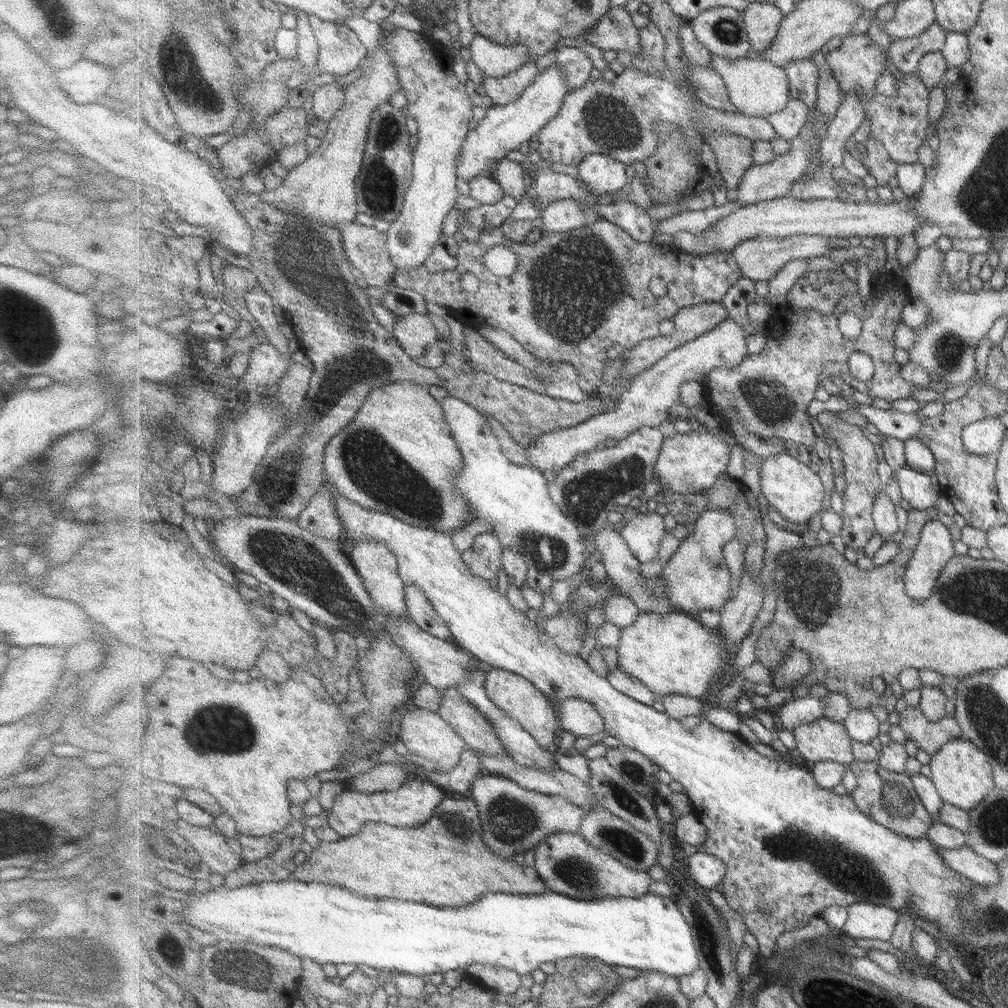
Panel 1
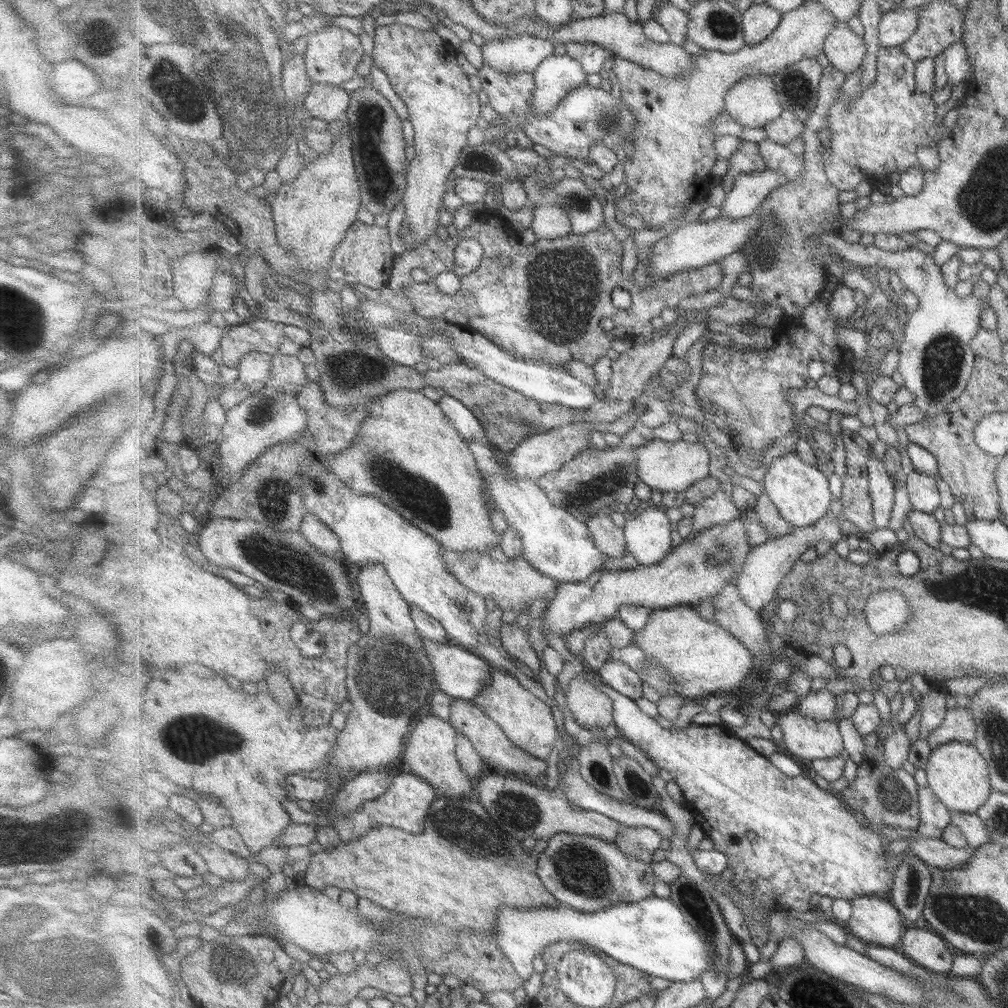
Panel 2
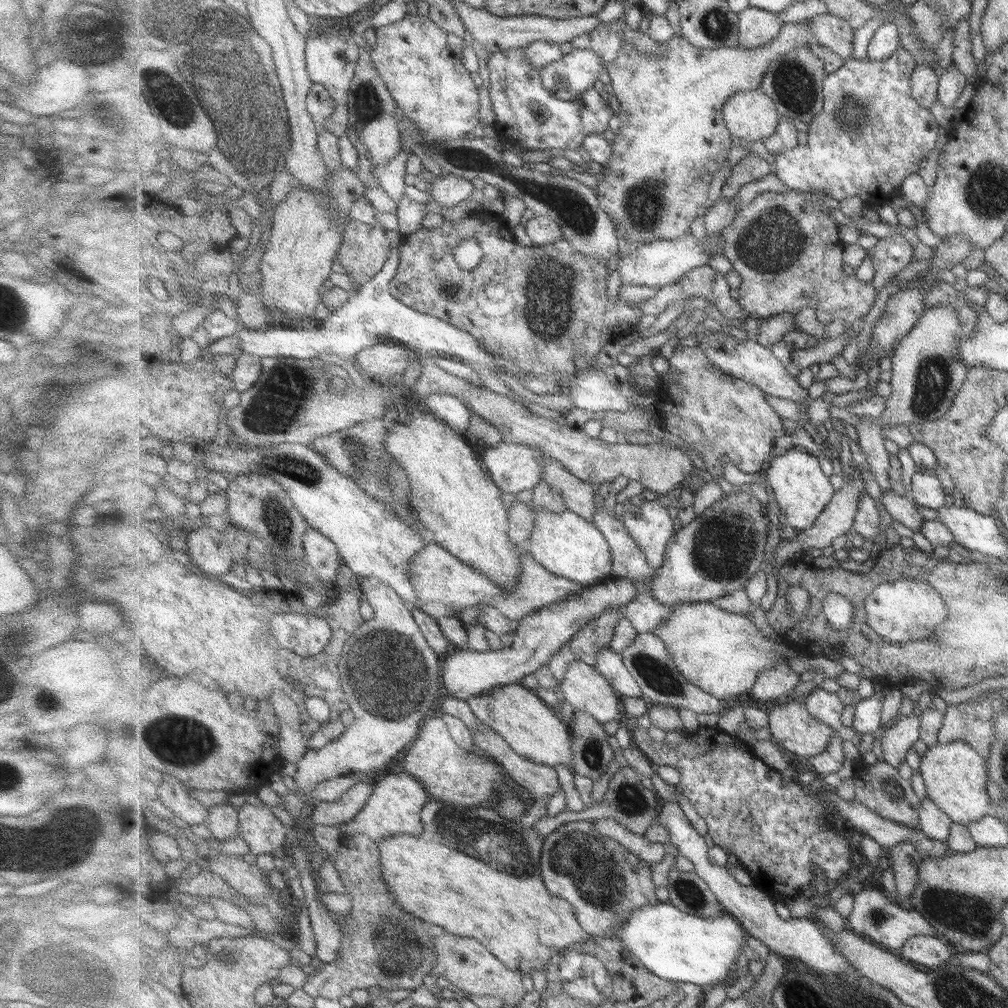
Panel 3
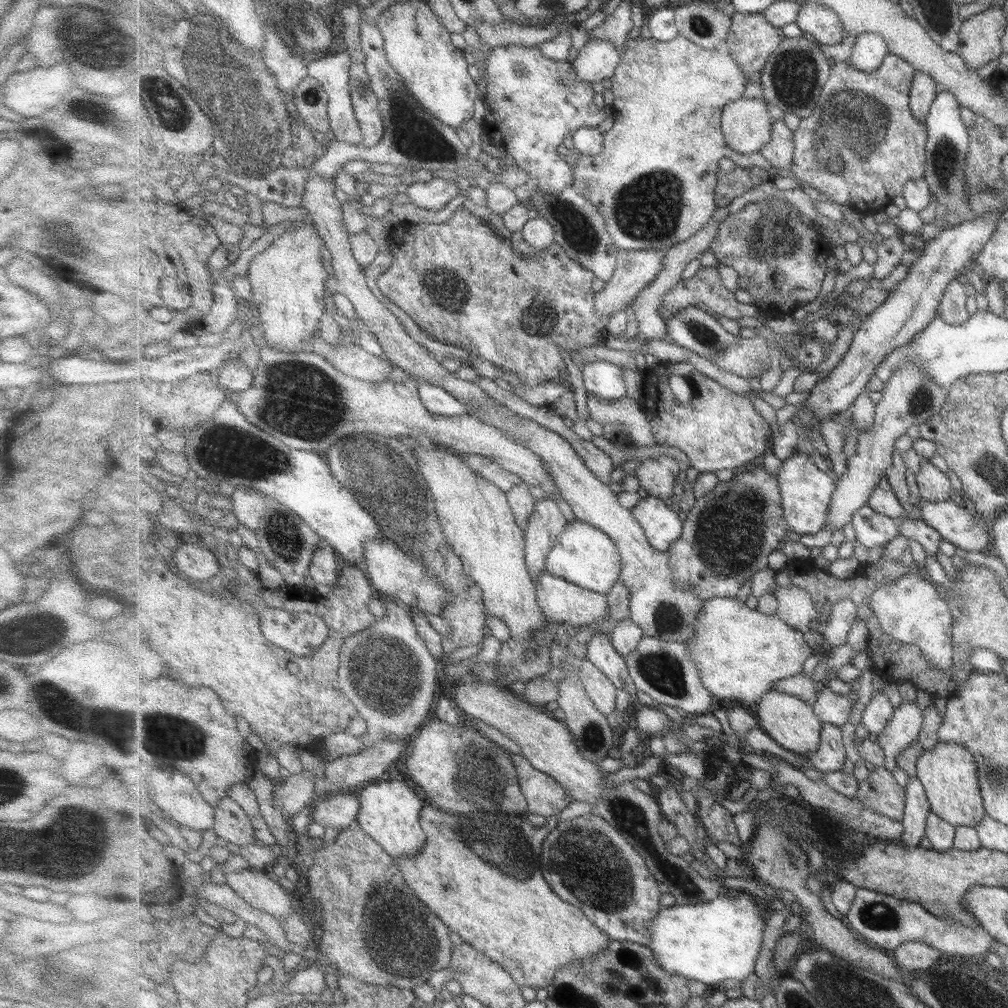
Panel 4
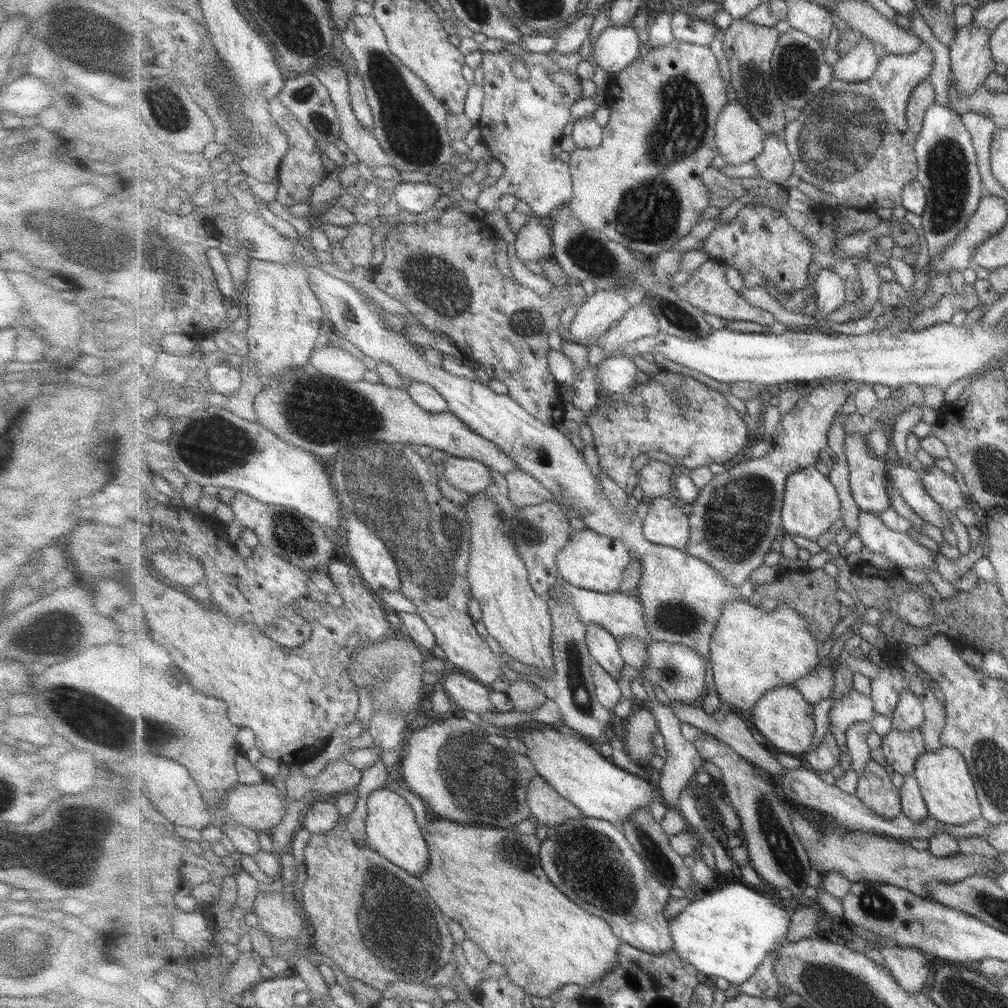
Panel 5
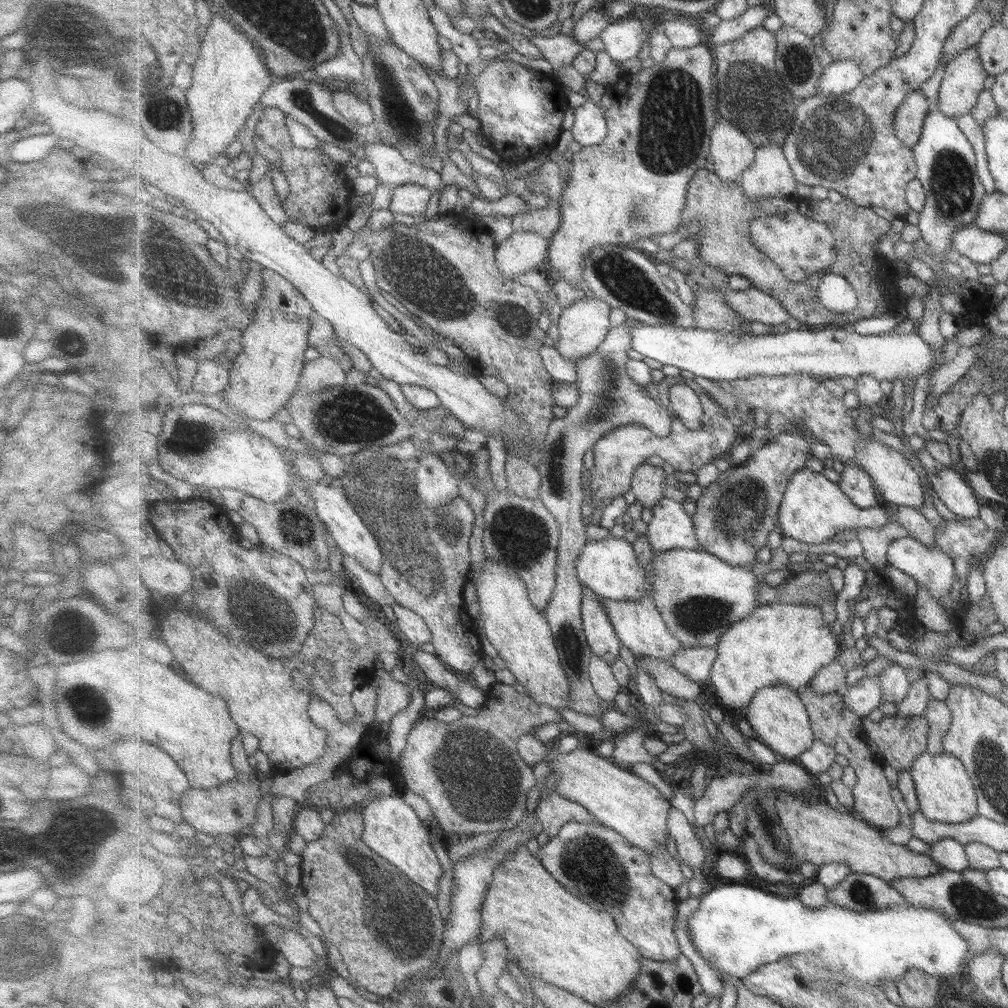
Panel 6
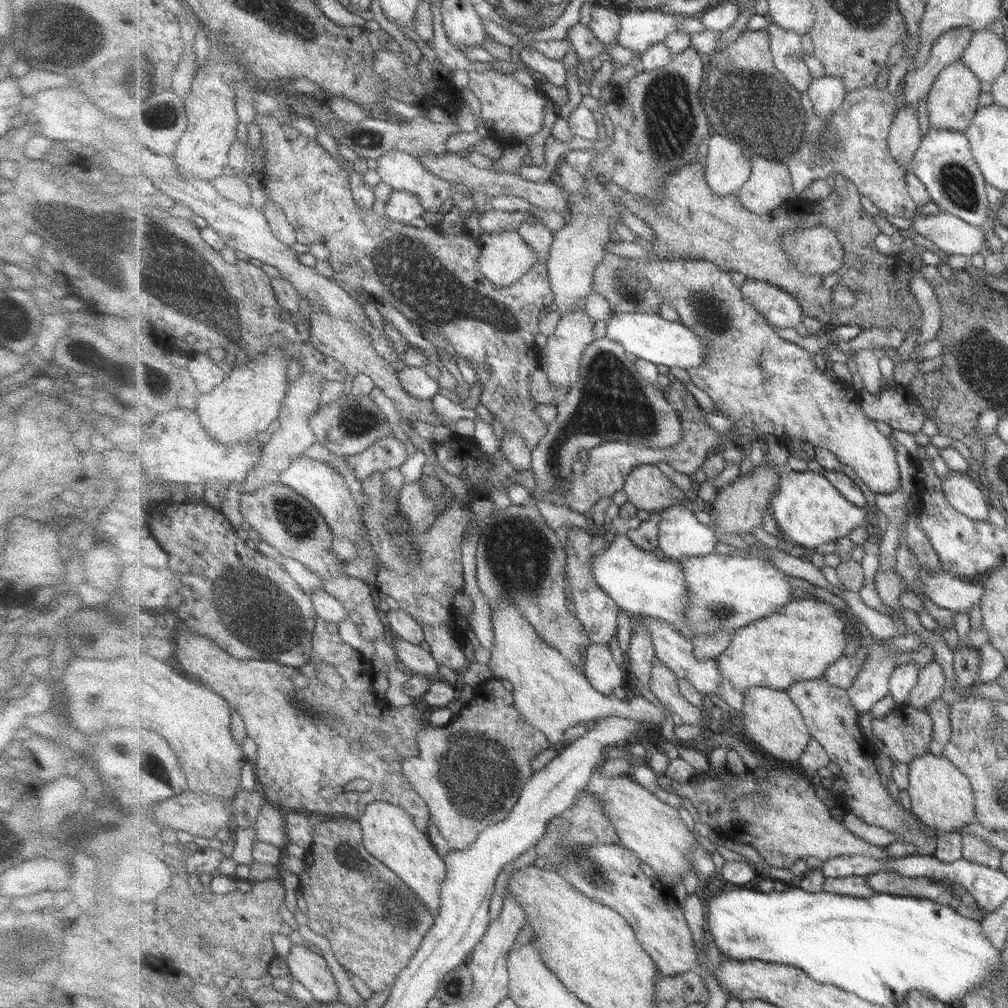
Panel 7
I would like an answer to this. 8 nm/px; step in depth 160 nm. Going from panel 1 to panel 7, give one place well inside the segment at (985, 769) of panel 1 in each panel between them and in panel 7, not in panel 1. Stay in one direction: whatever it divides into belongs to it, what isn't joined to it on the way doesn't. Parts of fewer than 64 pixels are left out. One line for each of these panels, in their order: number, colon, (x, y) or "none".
2: (957, 773)
3: (956, 776)
4: (949, 773)
5: (949, 790)
6: (946, 792)
7: (942, 797)

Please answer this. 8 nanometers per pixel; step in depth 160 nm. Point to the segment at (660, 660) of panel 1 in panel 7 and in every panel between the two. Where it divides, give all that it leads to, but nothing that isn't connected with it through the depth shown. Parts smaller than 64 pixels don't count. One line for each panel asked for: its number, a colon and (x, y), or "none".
2: (703, 659)
3: (721, 652)
4: (741, 653)
5: (753, 651)
6: (779, 644)
7: (799, 642)

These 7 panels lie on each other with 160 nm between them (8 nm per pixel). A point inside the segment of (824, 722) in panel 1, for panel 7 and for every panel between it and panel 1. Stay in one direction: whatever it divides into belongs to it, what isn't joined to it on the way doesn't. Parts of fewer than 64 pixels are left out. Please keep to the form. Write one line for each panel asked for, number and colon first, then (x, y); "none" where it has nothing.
2: (804, 738)
3: (792, 726)
4: (792, 722)
5: (783, 715)
6: (778, 717)
7: (772, 720)

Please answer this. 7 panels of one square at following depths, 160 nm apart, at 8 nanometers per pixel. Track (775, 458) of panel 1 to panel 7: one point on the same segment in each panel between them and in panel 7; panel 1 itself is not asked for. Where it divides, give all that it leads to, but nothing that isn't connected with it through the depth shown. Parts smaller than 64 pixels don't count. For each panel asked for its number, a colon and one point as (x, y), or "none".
2: (800, 491)
3: (802, 491)
4: (806, 491)
5: (811, 504)
6: (815, 510)
7: (809, 510)

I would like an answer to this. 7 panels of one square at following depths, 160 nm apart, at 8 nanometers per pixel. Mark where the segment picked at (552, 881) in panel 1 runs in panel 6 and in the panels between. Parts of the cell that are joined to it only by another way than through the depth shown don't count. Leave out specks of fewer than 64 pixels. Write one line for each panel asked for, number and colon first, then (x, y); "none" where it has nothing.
2: (588, 874)
3: (605, 882)
4: (591, 864)
5: (589, 859)
6: (595, 863)

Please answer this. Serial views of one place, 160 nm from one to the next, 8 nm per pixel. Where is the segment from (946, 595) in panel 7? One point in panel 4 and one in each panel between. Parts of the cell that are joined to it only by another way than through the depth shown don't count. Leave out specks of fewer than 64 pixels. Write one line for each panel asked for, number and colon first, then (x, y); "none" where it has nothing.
4: (872, 529)
5: (901, 548)
6: (931, 567)

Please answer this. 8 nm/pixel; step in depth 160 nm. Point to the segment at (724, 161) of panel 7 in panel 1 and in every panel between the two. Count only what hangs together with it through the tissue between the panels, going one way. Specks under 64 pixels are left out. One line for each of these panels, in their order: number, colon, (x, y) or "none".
1: (758, 87)
2: (754, 102)
3: (750, 114)
4: (746, 122)
5: (740, 137)
6: (732, 152)

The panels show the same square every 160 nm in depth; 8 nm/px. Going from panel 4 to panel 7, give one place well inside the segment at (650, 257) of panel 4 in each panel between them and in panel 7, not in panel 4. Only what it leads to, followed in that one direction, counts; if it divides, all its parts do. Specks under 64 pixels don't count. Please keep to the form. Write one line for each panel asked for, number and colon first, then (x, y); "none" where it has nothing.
5: (598, 314)
6: (584, 324)
7: (561, 359)

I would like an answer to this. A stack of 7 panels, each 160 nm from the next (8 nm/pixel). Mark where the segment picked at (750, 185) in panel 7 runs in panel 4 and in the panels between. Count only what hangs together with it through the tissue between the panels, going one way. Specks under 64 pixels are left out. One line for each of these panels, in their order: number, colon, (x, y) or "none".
4: (779, 151)
5: (775, 164)
6: (770, 175)

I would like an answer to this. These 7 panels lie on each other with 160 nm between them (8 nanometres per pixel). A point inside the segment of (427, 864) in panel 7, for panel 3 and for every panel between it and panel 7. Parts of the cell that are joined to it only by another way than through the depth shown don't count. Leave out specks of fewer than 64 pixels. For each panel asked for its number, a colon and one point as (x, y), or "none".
3: (395, 807)
4: (390, 813)
5: (391, 827)
6: (392, 827)

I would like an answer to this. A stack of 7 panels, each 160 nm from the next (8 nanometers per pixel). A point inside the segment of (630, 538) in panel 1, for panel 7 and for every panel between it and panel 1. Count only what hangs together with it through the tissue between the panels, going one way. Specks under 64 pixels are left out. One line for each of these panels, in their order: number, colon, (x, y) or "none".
2: (648, 536)
3: (650, 526)
4: (663, 527)
5: (665, 523)
6: (671, 527)
7: (680, 533)

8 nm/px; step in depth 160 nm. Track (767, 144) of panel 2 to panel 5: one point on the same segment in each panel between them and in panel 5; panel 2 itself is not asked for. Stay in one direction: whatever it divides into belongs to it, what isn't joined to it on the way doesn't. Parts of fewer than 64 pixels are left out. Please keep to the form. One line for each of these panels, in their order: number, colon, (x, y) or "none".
3: (872, 133)
4: (861, 145)
5: (853, 141)

